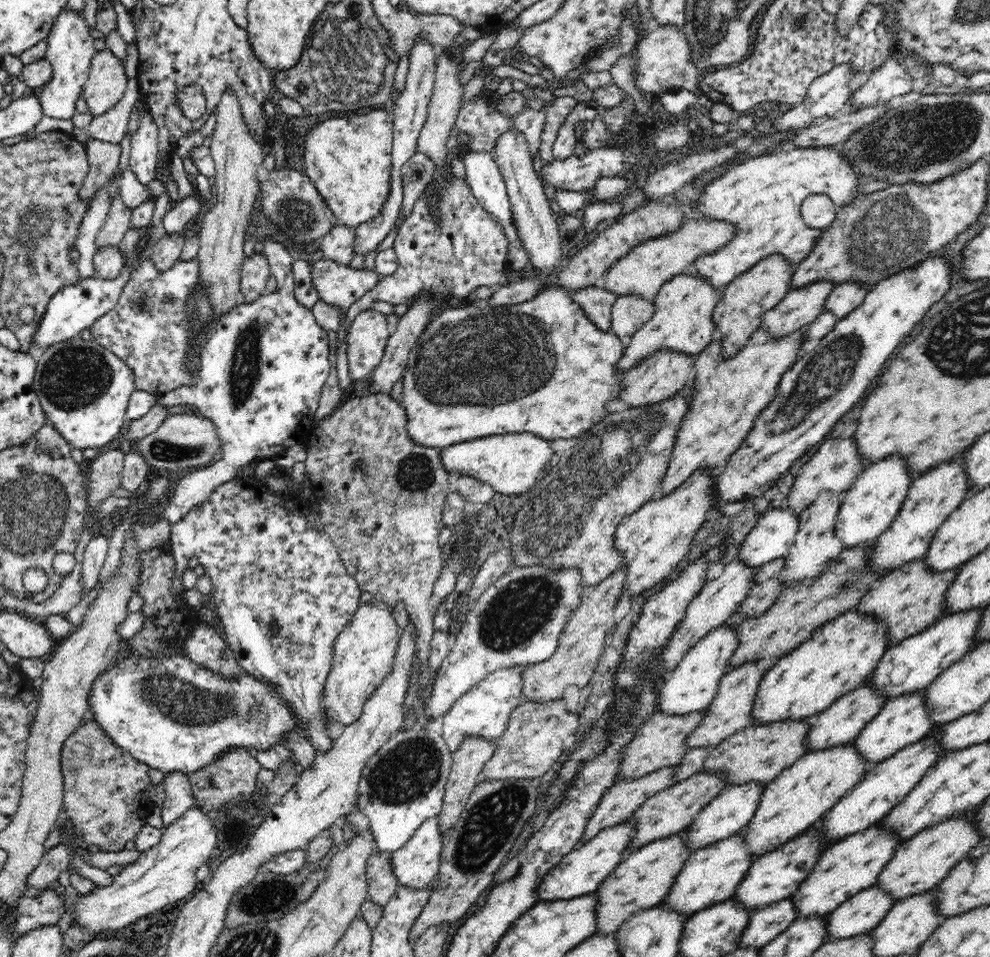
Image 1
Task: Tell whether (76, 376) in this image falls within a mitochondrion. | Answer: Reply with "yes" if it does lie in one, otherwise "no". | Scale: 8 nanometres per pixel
yes

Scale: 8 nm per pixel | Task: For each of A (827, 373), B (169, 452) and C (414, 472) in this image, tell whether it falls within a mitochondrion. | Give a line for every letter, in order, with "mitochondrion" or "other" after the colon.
A: mitochondrion
B: mitochondrion
C: mitochondrion

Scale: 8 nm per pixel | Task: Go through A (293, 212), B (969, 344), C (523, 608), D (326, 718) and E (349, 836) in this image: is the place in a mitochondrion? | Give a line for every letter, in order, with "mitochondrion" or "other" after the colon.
A: mitochondrion
B: mitochondrion
C: mitochondrion
D: other
E: other

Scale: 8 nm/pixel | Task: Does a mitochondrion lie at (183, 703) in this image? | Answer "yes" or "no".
yes

